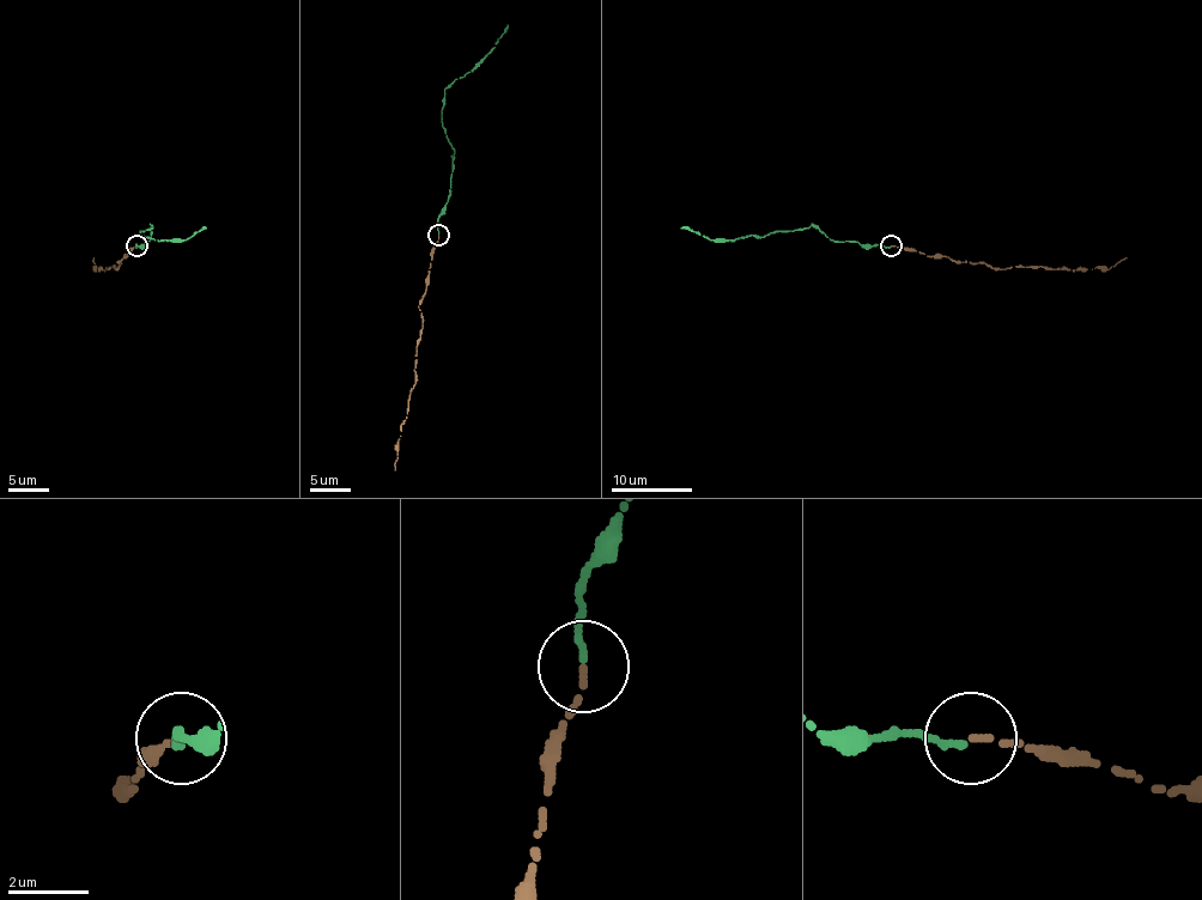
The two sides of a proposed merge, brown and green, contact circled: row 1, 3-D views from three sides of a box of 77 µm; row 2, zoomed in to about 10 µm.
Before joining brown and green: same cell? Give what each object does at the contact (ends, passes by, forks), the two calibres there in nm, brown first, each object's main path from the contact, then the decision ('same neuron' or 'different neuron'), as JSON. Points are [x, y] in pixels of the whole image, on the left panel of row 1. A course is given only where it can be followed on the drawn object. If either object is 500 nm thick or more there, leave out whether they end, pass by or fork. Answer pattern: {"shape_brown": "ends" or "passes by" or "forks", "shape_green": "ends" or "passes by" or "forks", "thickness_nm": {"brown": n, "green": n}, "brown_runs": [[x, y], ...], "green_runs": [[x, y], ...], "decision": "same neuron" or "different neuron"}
{"shape_brown": "ends", "shape_green": "ends", "thickness_nm": {"brown": 140, "green": 160}, "brown_runs": [[137, 245], [117, 261], [121, 263], [115, 269], [115, 266], [95, 269], [92, 257]], "green_runs": [[137, 248], [150, 241], [151, 225], [139, 231], [141, 237], [162, 241], [187, 239], [206, 227]], "decision": "same neuron"}

